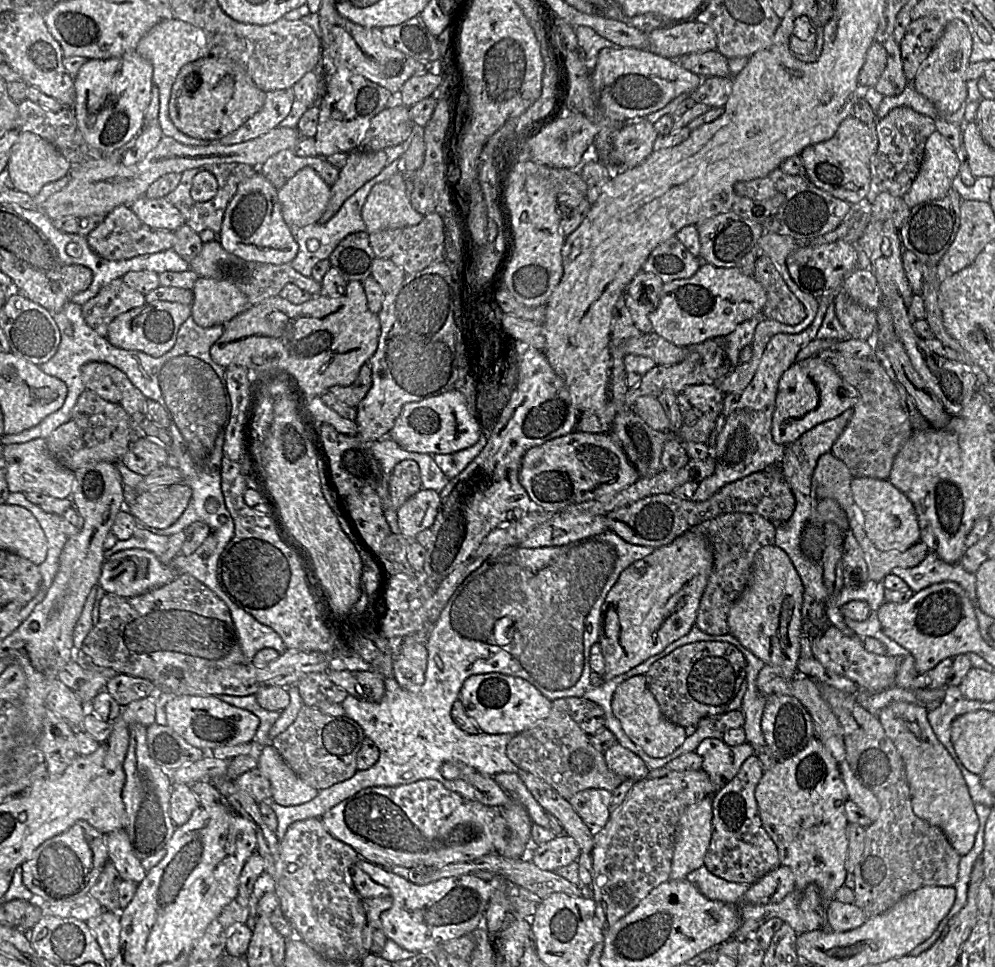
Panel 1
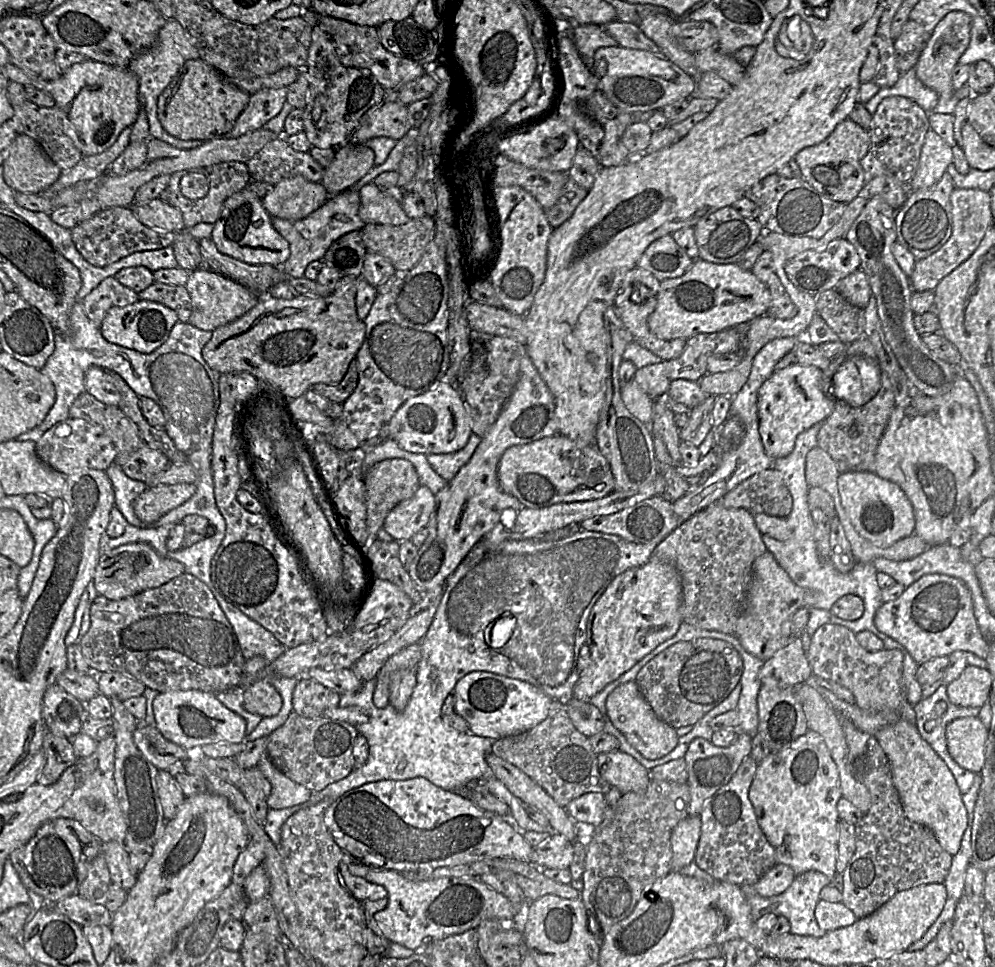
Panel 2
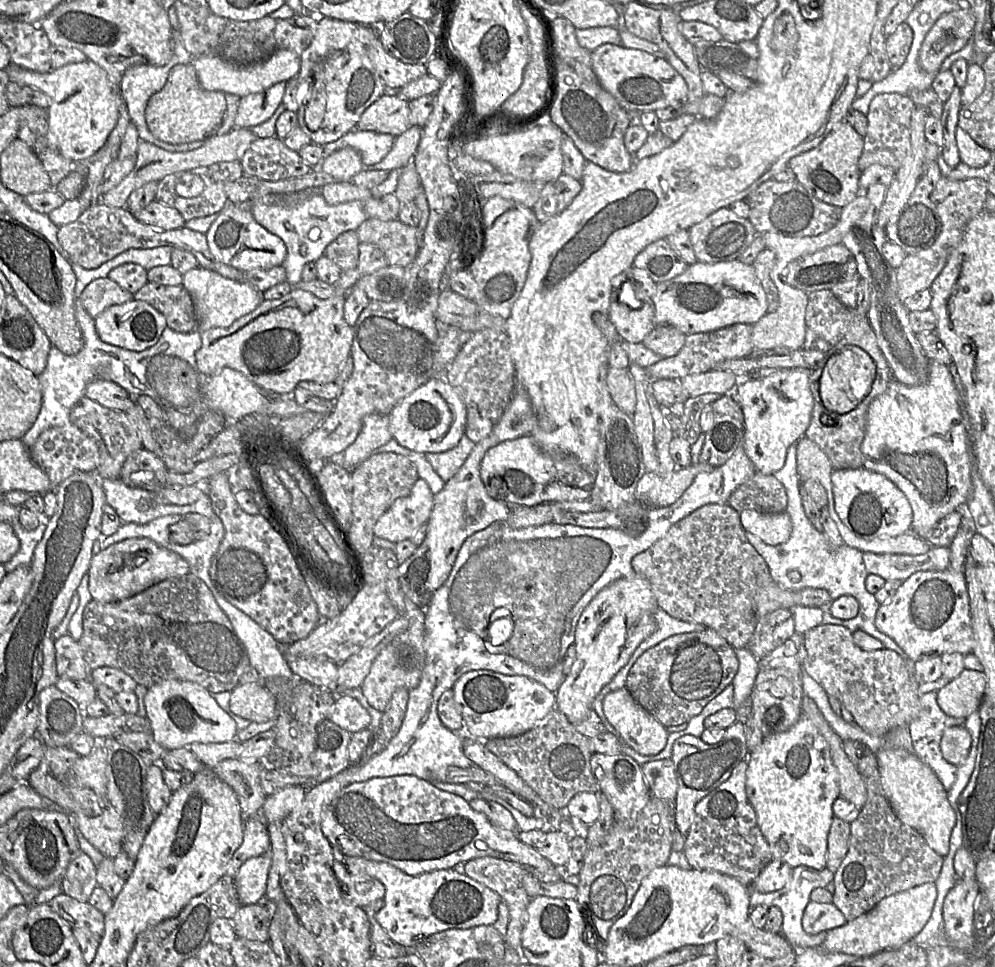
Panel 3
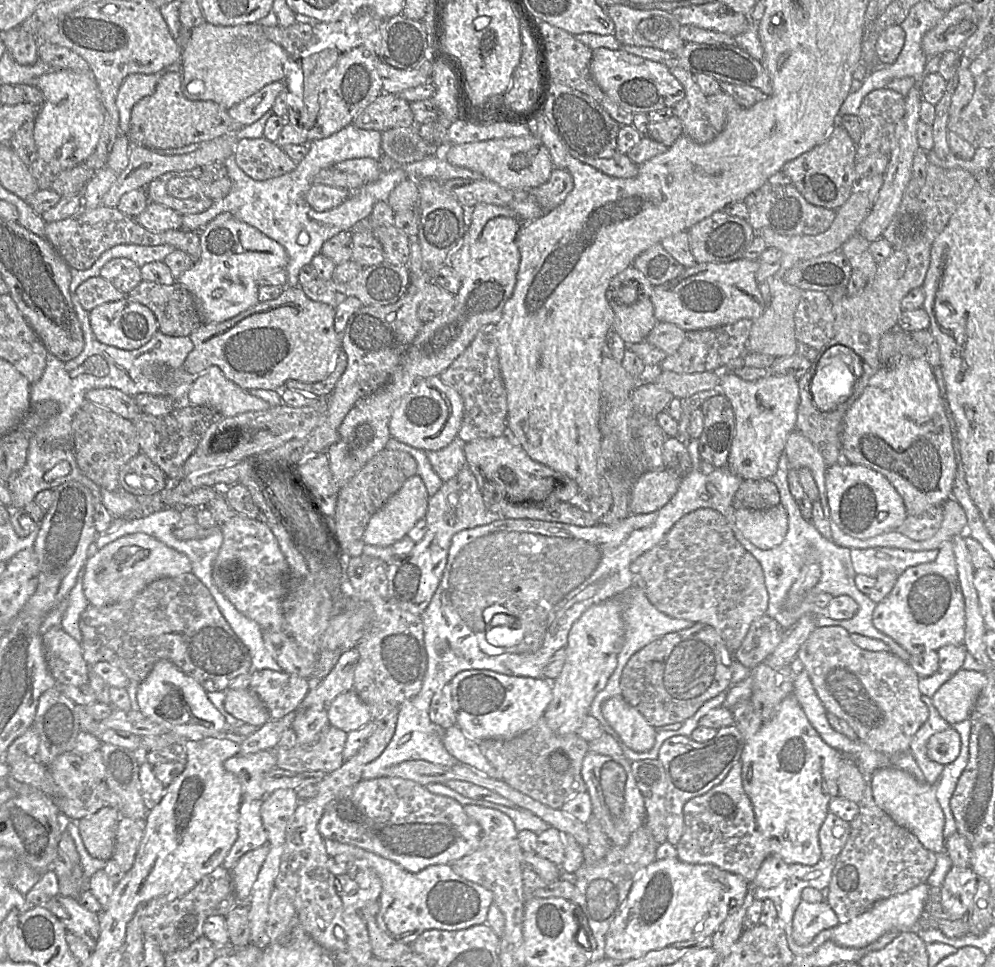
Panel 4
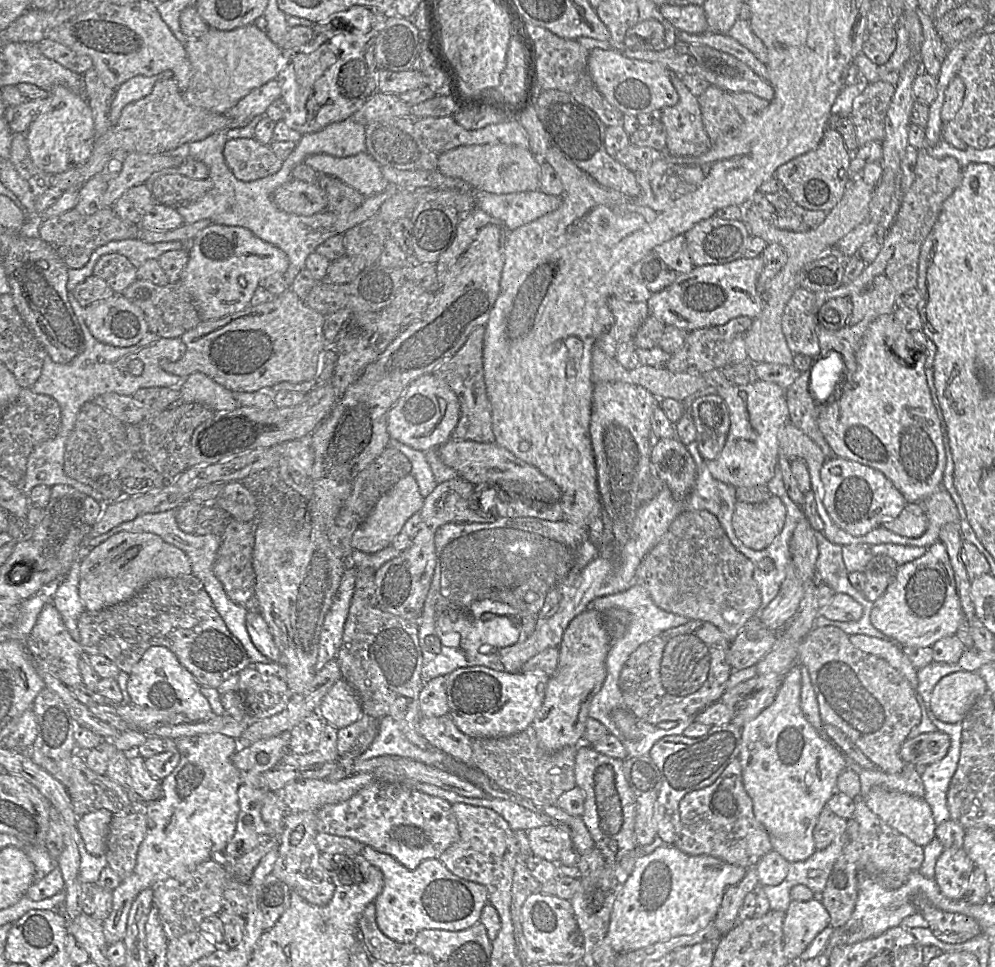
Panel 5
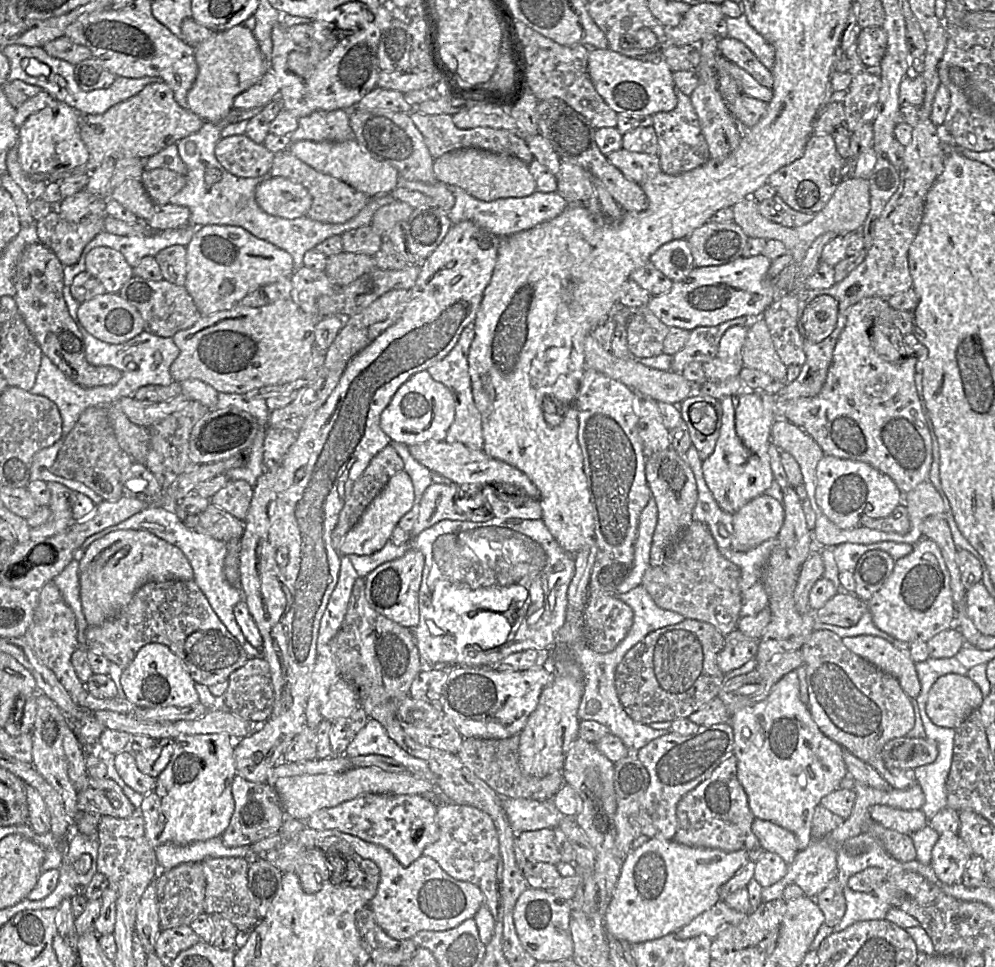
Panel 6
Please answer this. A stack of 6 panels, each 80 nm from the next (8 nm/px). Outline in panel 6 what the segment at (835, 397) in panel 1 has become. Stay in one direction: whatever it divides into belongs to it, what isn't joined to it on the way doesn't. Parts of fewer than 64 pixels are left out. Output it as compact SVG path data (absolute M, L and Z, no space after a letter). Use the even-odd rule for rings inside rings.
M743 389L720 399L723 410L719 437L713 453L703 460L704 479L720 508L735 514L747 502L765 493L774 481L769 446L775 414L764 405L760 391Z

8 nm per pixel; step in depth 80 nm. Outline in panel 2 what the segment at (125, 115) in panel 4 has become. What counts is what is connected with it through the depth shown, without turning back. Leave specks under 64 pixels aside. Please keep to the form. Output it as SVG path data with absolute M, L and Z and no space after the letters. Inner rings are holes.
M167 20L159 30L155 43L146 51L130 61L127 69L133 72L139 80L139 100L149 122L150 138L164 141L178 149L194 149L204 145L205 140L181 140L173 137L164 130L157 116L157 100L164 89L186 61L199 59L199 51L191 42L182 25L176 20Z

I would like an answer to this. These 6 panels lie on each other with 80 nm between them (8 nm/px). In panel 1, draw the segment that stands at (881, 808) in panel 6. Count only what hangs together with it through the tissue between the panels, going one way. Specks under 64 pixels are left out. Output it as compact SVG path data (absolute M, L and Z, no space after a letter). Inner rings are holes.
M896 701L881 710L878 718L902 757L914 814L939 827L956 852L963 856L975 844L979 818L964 777L947 749L937 739L927 714L925 706Z

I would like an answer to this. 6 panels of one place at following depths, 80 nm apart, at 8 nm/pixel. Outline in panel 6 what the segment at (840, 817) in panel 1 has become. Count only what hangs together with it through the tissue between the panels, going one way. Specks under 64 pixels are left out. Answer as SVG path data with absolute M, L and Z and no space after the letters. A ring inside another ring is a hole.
M796 671L785 674L764 700L733 713L729 723L733 729L737 778L747 794L753 816L788 830L797 839L799 851L806 849L813 840L811 826L814 809L824 796L839 788L848 771L843 759L844 749L819 730L807 705L801 701Z

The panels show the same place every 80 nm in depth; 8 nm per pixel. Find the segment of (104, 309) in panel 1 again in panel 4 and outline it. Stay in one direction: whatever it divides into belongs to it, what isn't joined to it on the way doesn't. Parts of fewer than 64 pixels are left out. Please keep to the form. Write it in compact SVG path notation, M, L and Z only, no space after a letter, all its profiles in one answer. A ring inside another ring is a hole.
M102 276L90 277L78 286L75 293L83 308L90 312L95 307L127 297Z

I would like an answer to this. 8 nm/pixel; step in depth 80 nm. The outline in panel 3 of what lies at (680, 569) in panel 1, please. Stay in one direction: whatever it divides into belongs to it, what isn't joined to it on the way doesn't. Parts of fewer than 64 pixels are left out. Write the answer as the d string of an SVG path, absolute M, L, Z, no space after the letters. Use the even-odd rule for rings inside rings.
M636 575L614 581L584 610L575 630L575 661L555 692L555 707L571 724L585 718L599 692L628 663L637 647L654 632L653 615L657 608L649 583Z

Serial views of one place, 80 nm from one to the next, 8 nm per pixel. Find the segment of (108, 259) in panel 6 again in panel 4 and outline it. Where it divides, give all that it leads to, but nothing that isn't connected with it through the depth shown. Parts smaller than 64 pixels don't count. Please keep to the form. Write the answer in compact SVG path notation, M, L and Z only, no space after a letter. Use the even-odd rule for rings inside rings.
M114 258L100 270L100 276L128 295L141 281L141 269L128 258Z

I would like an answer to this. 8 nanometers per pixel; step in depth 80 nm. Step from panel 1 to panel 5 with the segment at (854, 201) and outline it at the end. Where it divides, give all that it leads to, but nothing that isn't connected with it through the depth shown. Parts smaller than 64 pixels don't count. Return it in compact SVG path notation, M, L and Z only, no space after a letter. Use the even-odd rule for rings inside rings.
M828 127L819 145L787 163L775 171L774 177L801 207L808 210L831 211L841 200L849 178L852 153L846 148L842 135L833 127Z

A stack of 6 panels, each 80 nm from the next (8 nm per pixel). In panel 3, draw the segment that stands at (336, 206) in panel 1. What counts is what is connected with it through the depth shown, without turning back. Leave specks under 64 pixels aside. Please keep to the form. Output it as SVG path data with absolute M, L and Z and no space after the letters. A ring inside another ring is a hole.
M351 147L336 150L320 162L320 169L336 182L351 182L364 168L360 153Z

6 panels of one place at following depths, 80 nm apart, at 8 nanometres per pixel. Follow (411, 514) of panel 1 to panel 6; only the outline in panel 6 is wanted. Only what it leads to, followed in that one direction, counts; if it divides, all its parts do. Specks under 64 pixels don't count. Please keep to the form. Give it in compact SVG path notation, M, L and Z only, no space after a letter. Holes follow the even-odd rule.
M399 471L389 479L357 523L347 532L338 551L340 555L371 555L383 548L401 517L412 508L414 501L415 494L410 476L405 471Z

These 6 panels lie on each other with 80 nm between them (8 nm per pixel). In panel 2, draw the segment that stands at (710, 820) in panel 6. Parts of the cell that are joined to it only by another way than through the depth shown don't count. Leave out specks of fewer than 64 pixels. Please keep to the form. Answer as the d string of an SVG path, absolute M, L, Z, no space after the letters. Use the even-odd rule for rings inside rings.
M751 756L740 764L731 780L711 796L701 808L701 834L694 863L719 881L753 886L777 864L775 850L761 830L748 793L758 763Z

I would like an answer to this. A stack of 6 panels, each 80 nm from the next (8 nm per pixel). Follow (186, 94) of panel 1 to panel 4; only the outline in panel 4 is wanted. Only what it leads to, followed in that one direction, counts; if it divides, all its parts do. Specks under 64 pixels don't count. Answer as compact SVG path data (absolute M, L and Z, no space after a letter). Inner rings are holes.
M179 72L165 73L154 93L139 100L132 108L126 135L131 144L152 150L179 148L192 143L204 143L243 127L228 114L228 109L210 100L189 100L181 89Z

